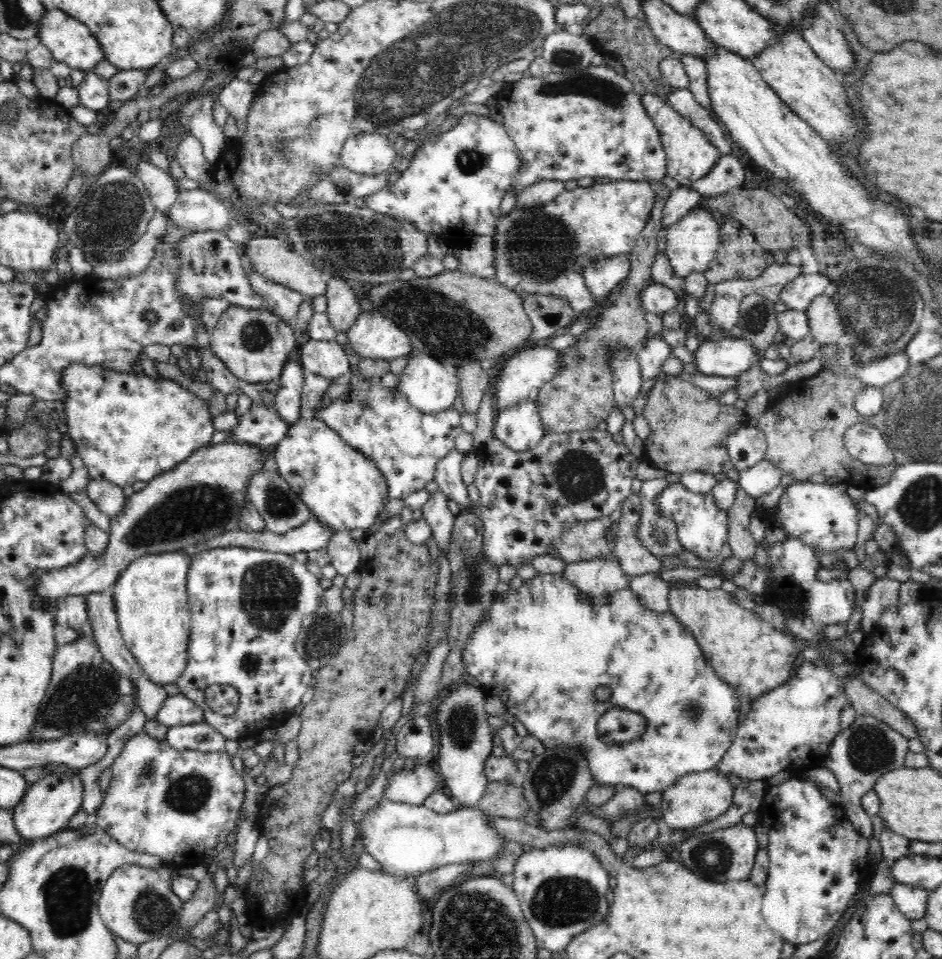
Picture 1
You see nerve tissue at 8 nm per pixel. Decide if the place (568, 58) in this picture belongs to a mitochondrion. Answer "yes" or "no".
yes

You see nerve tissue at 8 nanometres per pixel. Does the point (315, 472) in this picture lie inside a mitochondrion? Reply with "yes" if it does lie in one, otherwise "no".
no

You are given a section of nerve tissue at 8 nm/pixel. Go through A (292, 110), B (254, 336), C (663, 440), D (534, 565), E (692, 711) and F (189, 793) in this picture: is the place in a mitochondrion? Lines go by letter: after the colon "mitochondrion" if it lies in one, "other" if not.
A: other
B: mitochondrion
C: other
D: other
E: mitochondrion
F: mitochondrion

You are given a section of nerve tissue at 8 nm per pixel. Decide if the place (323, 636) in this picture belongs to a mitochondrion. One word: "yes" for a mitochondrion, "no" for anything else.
yes

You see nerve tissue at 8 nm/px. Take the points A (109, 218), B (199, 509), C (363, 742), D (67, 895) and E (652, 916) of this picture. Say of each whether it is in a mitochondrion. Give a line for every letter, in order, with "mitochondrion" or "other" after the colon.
A: mitochondrion
B: mitochondrion
C: other
D: mitochondrion
E: other

